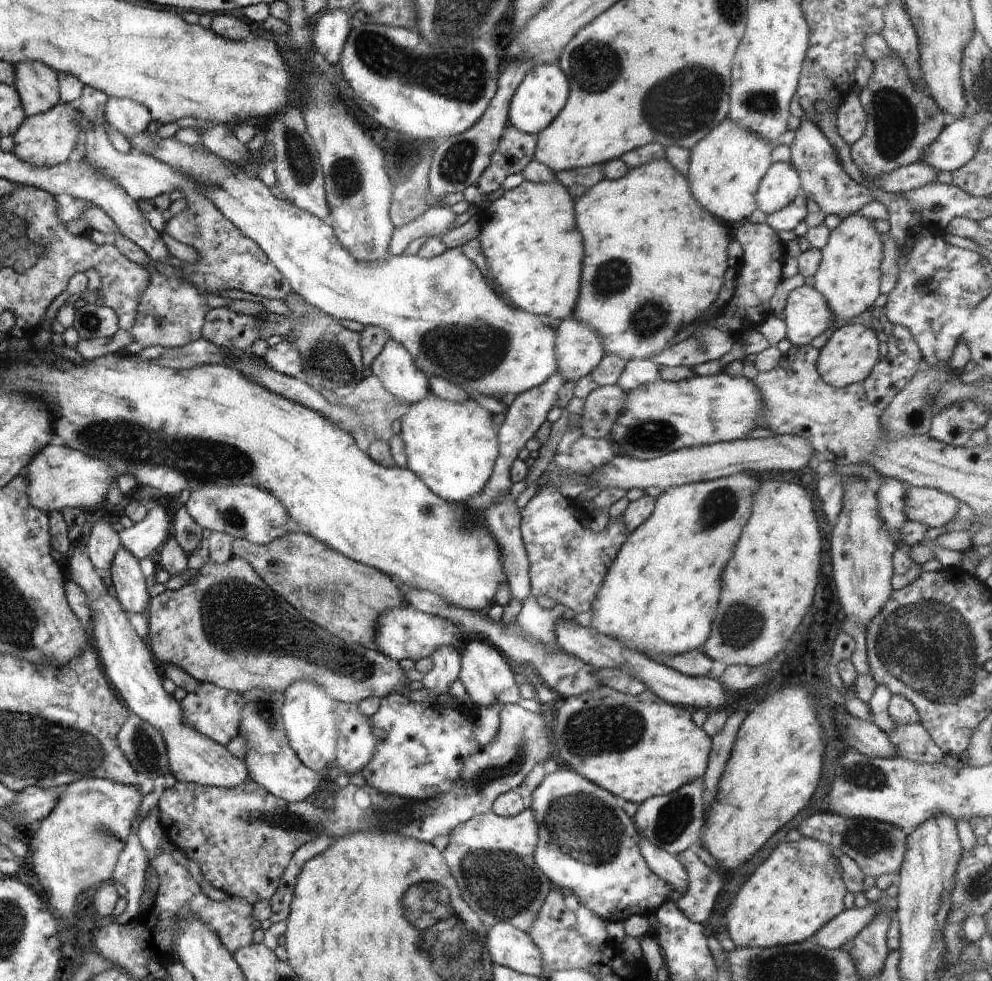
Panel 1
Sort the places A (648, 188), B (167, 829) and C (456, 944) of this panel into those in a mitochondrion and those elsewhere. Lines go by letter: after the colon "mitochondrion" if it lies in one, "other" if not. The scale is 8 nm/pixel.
A: other
B: other
C: mitochondrion

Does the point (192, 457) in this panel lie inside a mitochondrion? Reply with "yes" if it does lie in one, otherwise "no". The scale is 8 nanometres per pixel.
yes

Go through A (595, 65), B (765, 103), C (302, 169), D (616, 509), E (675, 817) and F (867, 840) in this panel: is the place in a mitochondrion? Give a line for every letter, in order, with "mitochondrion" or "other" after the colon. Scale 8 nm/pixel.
A: mitochondrion
B: mitochondrion
C: mitochondrion
D: other
E: mitochondrion
F: mitochondrion

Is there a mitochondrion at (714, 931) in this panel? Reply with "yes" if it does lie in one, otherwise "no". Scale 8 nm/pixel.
no

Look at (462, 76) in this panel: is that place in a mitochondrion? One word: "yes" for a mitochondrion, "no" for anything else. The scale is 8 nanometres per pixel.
yes

